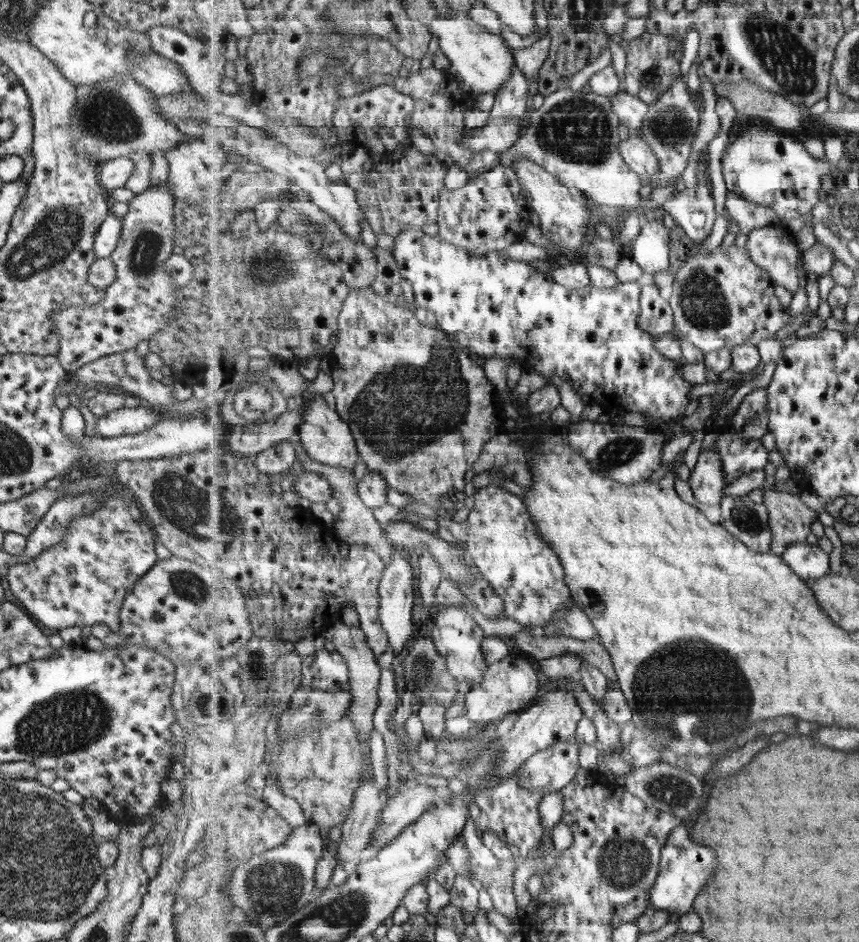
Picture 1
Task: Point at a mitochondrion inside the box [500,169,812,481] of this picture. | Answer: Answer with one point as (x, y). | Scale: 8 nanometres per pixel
(700, 298)

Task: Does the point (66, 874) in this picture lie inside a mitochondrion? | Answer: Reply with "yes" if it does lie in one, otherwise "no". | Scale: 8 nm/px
yes

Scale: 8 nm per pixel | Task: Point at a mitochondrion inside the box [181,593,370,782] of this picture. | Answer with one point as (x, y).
(255, 665)

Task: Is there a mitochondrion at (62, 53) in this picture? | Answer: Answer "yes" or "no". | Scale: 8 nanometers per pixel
no

